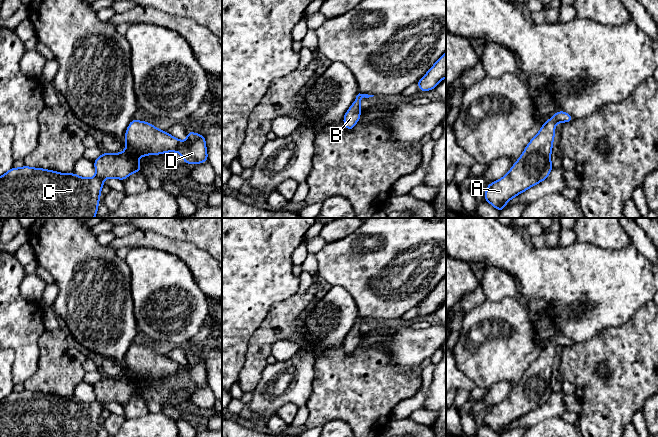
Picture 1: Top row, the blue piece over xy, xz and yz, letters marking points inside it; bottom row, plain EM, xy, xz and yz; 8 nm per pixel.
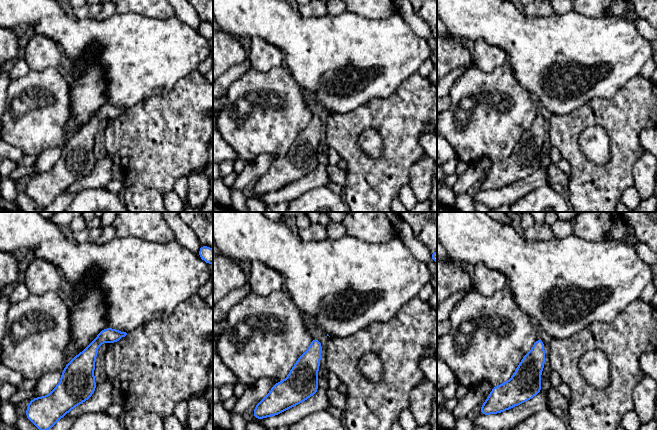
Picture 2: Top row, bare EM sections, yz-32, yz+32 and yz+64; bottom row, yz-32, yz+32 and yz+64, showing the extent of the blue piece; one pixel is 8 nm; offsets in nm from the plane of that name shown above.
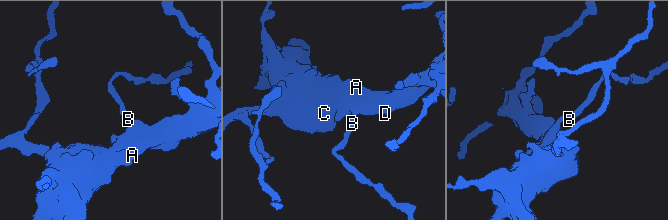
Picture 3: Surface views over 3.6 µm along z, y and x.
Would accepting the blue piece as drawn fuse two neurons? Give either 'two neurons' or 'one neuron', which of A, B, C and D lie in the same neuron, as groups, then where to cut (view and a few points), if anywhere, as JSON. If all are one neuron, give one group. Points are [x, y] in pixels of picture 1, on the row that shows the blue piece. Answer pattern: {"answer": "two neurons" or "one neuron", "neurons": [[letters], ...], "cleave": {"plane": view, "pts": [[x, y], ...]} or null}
{"answer": "one neuron", "neurons": [["A", "B", "C", "D"]], "cleave": null}

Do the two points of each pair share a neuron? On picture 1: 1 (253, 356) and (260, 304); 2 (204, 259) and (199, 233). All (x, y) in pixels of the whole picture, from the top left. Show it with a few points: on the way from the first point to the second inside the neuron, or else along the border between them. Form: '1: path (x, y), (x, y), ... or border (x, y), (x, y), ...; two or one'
1: border (270, 308), (267, 316), (249, 339), (246, 349); two
2: border (180, 239), (204, 249), (211, 256); two

